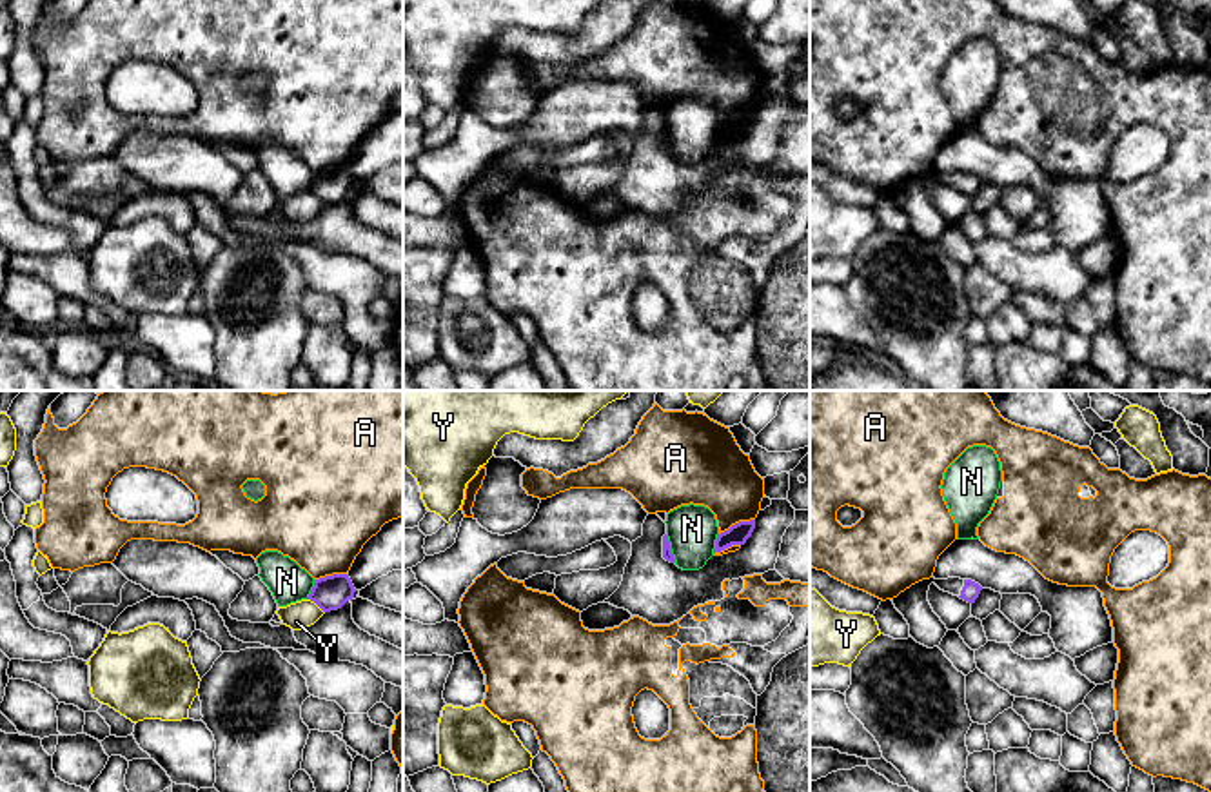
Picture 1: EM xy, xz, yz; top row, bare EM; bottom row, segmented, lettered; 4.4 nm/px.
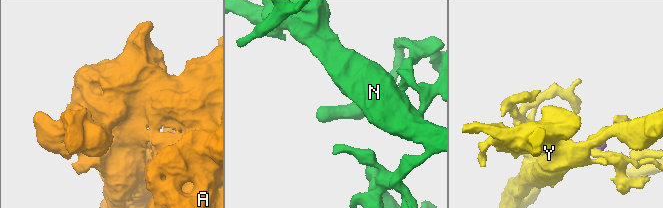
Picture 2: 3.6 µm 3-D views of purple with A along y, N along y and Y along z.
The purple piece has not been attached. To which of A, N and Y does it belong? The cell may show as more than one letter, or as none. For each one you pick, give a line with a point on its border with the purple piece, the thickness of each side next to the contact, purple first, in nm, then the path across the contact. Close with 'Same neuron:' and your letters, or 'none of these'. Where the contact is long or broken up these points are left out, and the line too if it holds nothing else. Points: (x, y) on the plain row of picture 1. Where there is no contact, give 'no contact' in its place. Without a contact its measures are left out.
Same neuron: none of these

